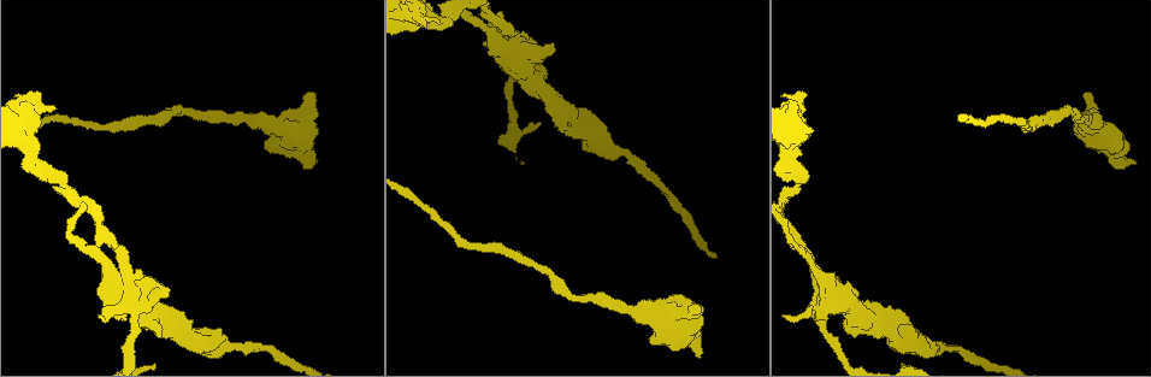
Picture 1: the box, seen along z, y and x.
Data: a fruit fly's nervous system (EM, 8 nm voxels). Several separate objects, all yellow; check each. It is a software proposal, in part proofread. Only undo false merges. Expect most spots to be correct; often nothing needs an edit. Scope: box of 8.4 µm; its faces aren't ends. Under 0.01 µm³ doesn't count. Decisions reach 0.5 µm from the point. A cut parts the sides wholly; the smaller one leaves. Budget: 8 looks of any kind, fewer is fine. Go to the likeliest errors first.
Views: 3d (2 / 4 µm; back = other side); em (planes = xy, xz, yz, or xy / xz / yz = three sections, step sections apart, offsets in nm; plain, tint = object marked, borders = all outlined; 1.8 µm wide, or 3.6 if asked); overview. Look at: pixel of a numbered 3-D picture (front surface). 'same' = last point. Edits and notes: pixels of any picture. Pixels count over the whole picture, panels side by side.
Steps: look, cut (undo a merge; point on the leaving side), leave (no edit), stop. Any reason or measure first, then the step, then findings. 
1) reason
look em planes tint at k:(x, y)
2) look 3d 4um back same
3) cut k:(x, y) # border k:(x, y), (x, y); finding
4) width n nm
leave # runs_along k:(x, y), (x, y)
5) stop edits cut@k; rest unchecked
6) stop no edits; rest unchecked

look em planes tint at 1:(795, 189)

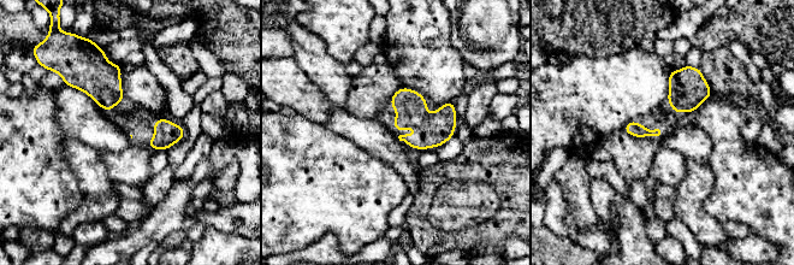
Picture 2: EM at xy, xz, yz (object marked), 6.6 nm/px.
width 20 nm
leave # continuous, no second neuron

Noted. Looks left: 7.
sharp bend
look 3d 4um at 1:(301, 126)

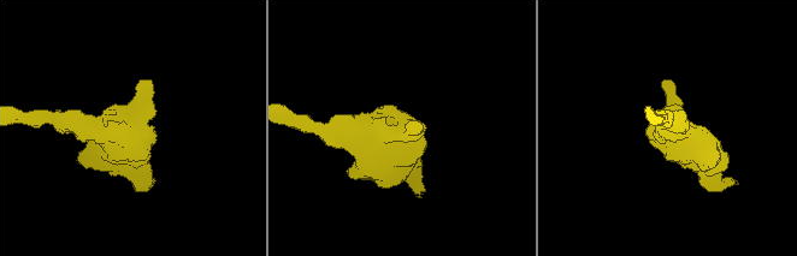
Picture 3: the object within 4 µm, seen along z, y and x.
shape alone is not enough
look em 3.6um xz step 16 tint at 3:(403, 128)

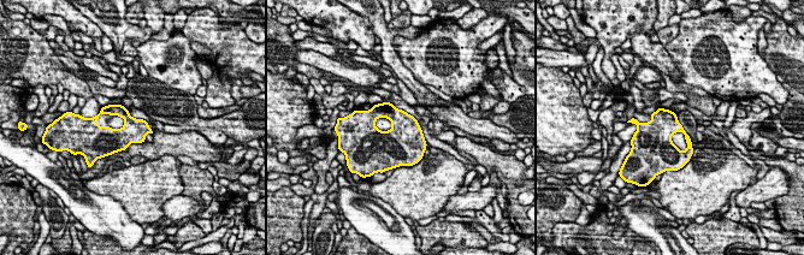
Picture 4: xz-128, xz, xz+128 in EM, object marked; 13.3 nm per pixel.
look em 3.6um planes tint same

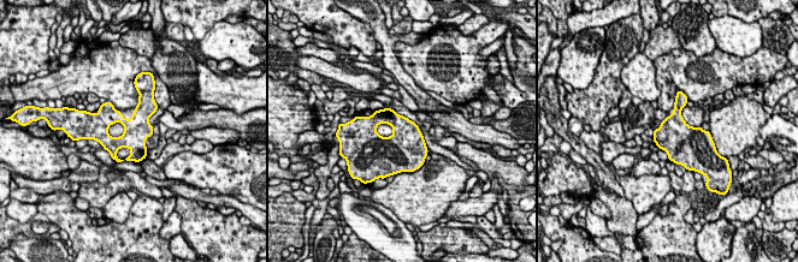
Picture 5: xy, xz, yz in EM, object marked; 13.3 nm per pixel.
leave # one neuron here

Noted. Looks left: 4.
thick turns thin
look em 3.6um xy step 4 borders at 1:(418, 18)

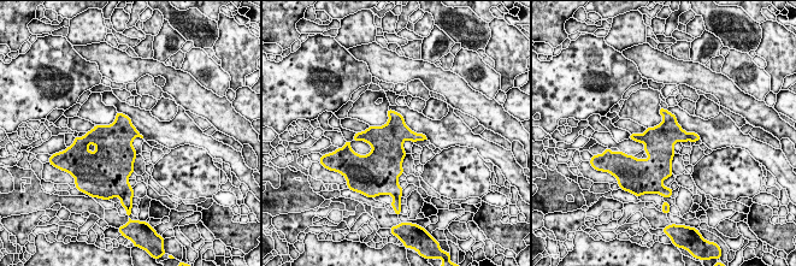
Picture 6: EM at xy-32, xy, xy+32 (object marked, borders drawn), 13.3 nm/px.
another direction
look em 3.6um planes borders same

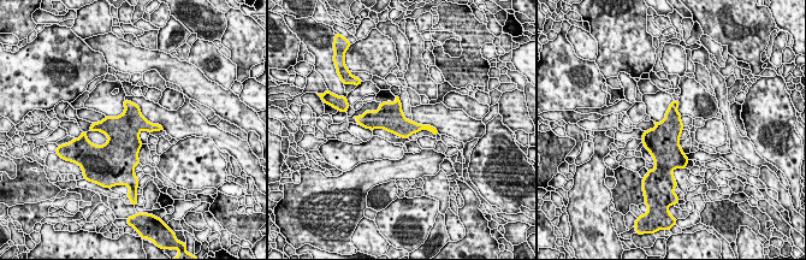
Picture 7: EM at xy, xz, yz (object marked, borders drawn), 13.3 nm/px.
width 320 nm
leave # one neuron here

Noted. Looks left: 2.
stop no edits; rest unchecked

